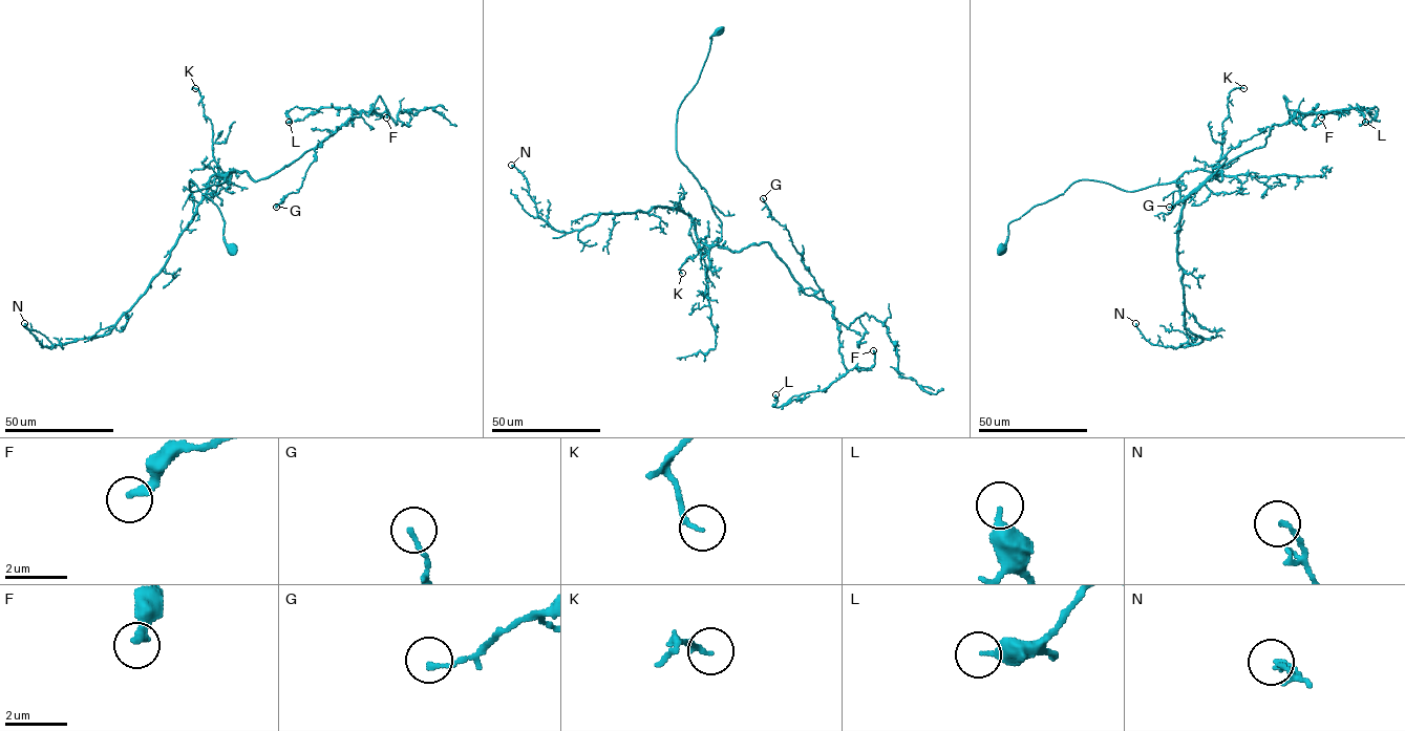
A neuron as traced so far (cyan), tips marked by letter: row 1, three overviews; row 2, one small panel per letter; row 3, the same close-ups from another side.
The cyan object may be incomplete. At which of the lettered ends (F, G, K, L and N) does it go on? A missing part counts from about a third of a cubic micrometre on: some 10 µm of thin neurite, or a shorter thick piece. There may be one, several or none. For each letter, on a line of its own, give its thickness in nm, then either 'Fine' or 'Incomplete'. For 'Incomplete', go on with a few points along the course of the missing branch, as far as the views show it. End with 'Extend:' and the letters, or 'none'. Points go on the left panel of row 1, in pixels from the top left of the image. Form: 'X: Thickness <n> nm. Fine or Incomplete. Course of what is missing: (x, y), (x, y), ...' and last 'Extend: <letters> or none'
F: Thickness 300 nm. Fine
G: Thickness 140 nm. Fine
K: Thickness 150 nm. Fine
L: Thickness 320 nm. Fine
N: Thickness 140 nm. Fine
Extend: none

